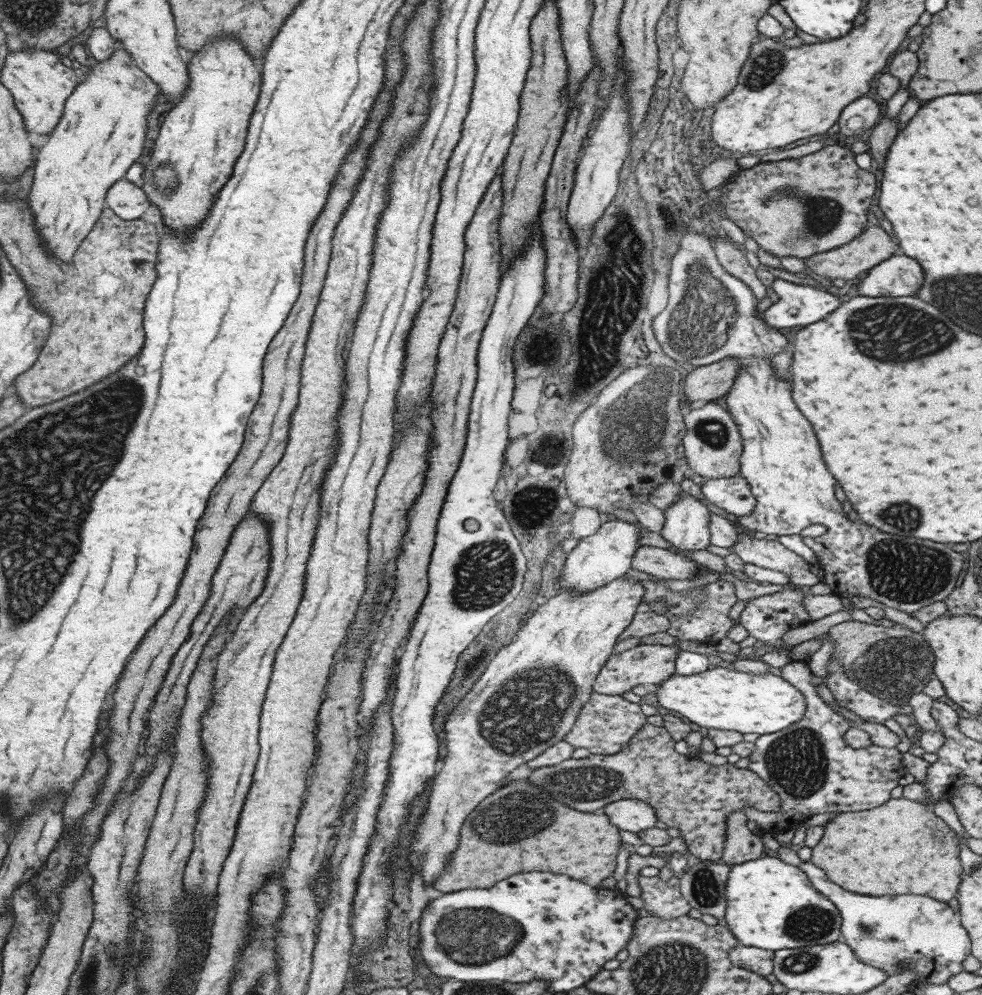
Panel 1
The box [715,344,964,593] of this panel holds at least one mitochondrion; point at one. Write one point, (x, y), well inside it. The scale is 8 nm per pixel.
(892, 516)

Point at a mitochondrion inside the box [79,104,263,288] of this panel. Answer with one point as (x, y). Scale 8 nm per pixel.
(166, 179)

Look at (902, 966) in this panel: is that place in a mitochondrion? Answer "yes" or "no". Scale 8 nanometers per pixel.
no

